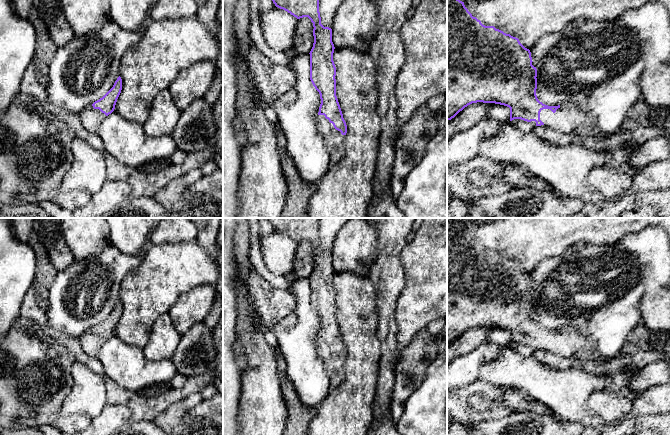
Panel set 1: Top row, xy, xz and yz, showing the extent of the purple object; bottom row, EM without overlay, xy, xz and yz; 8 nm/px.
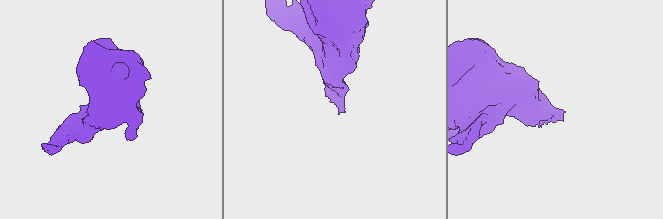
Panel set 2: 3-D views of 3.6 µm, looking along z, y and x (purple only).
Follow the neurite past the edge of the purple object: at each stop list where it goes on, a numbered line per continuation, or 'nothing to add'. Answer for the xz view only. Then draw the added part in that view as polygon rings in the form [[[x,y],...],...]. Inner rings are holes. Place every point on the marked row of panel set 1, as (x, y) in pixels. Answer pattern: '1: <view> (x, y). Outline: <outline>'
1: xz (334, 140). Outline: [[[318,115],[317,121],[317,128],[323,136],[324,143],[330,152],[329,167],[332,167],[344,154],[343,147],[346,135],[342,135],[340,131],[336,130],[324,115]]]

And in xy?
1: xy (91, 118). Outline: [[[92,105],[86,107],[79,116],[84,128],[92,133],[97,133],[100,124],[107,117],[99,109],[94,109]]]

